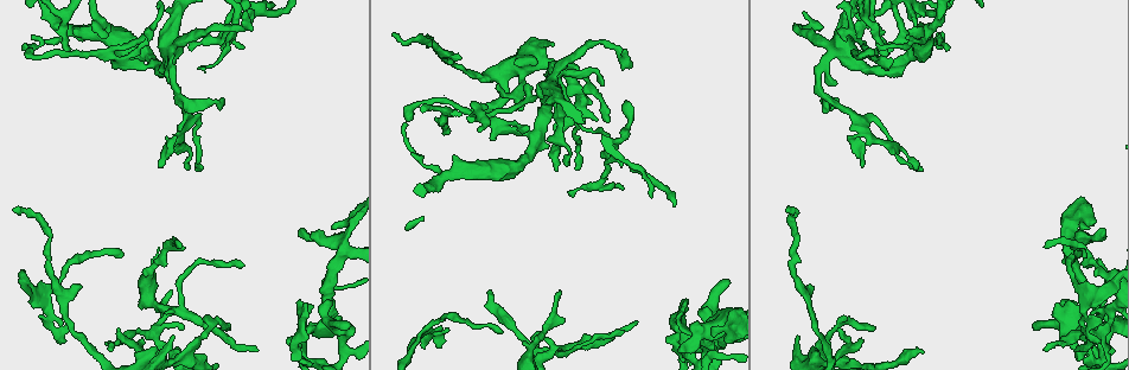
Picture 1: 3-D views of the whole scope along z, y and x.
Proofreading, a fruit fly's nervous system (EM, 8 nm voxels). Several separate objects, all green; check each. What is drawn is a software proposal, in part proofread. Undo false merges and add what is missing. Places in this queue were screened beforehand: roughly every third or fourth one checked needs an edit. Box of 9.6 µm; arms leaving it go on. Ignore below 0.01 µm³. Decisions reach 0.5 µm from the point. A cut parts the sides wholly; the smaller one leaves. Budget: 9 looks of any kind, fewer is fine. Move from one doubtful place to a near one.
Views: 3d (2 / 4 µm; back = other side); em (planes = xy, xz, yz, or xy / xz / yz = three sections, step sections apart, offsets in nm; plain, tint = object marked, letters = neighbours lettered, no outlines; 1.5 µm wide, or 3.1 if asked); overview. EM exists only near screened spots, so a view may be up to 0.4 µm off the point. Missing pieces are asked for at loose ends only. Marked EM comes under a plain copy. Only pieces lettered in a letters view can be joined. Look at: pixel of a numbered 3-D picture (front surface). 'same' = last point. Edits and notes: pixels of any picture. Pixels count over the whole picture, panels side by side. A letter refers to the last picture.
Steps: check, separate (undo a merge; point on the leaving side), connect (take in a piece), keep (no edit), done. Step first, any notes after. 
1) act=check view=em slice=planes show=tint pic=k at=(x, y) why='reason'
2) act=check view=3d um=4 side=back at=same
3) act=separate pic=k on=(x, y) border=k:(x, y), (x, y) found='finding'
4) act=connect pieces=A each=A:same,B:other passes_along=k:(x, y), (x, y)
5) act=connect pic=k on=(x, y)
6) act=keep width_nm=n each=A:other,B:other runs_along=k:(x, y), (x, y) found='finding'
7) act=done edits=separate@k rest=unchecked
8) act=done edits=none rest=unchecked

act=check view=3d um=2 pic=1 at=(606, 120) why='tapers out'

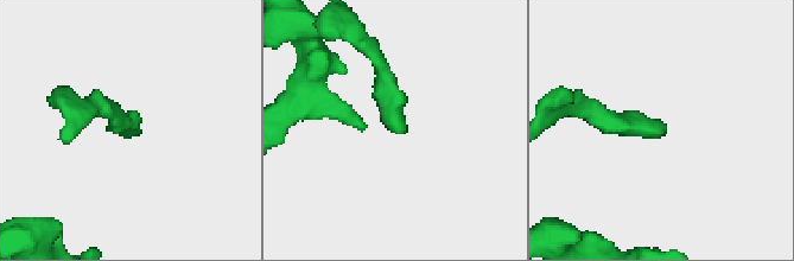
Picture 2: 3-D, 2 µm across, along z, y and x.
act=check view=em slice=xz step=4 show=tint pic=2 at=(398, 132)

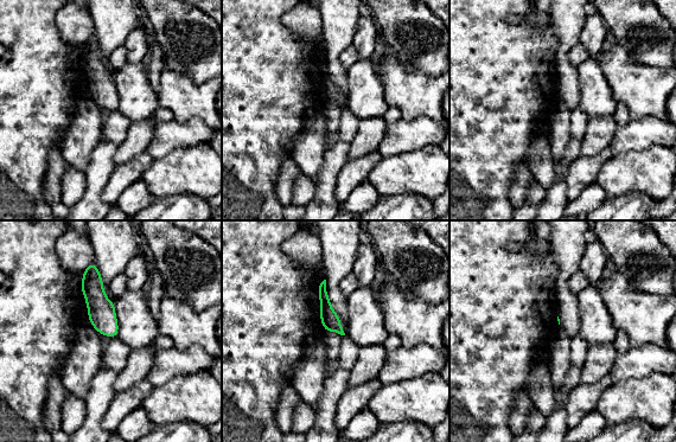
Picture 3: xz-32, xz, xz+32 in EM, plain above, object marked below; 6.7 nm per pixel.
act=check view=em slice=planes show=letters at=same why='cut it another way'

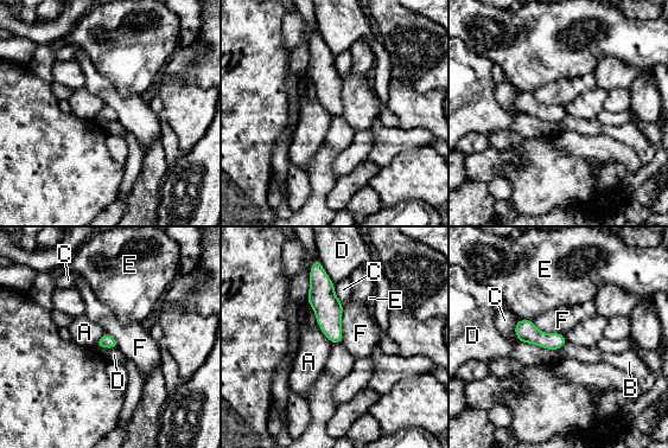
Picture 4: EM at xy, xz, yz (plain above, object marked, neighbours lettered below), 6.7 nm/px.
act=keep each=A:other,B:other,C:other,D:other,E:other,F:other border=4:(567, 341), (559, 349) found='no lettered piece goes on from it'

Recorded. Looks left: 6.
act=check view=em slice=xy step=8 show=letters pic=1 at=(176, 359) why='three-way junction'

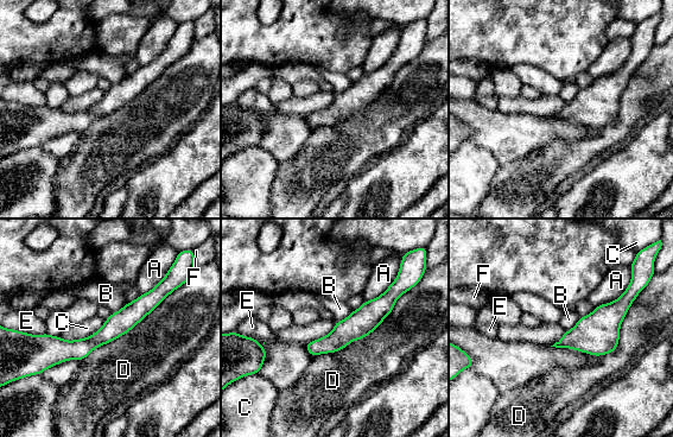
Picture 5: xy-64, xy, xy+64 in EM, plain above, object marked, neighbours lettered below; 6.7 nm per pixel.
act=keep each=A:other,B:other,C:other,D:other,E:other,F:other runs_along=5:(164, 291), (82, 348), (36, 339) found='one neuron here'

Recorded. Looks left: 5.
act=check view=3d um=2 pic=1 at=(929, 30) why='thin arm on a thick one'

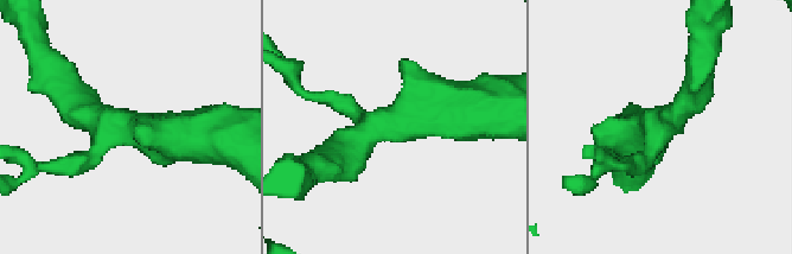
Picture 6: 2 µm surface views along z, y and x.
act=check view=em slice=yz step=8 show=letters pic=6 at=(117, 127) arms=3

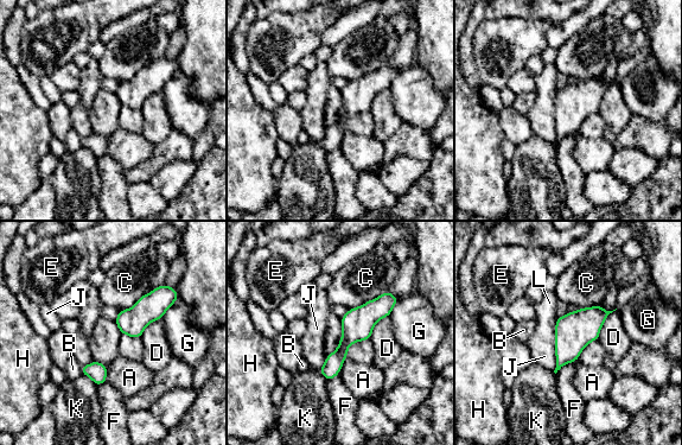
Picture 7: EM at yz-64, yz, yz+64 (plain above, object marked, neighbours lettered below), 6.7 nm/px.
act=keep each=A:other,B:other,C:other,D:other,E:other,F:other,G:other,H:other,J:other,K:other,L:other runs_along=7:(394, 299), (346, 339), (329, 376) found='all the same neuron'

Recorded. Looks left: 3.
act=check view=3d um=2 pic=1 at=(583, 120) why='branch stops here'

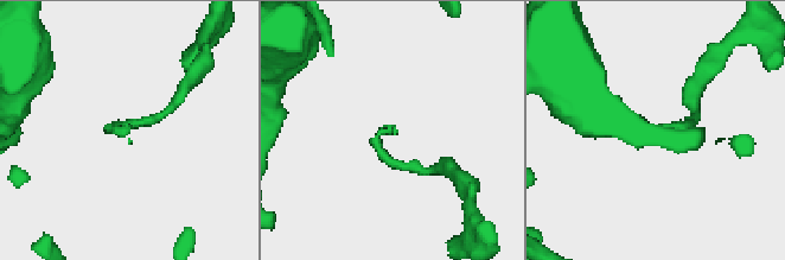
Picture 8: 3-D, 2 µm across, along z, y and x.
act=check view=em slice=planes show=letters pic=8 at=(128, 140) why='now the EM'

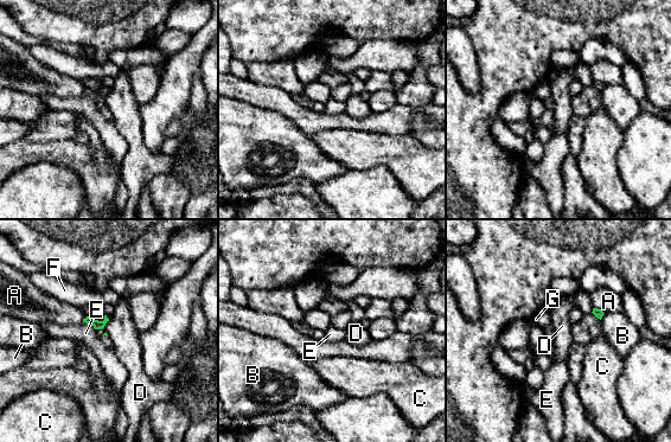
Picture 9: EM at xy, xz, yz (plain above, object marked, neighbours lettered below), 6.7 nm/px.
act=keep each=A:other,B:other,C:other,D:other,E:other,F:other,G:other found='no lettered piece goes on from it'

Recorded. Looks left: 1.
act=done edits=none rest=unchecked

